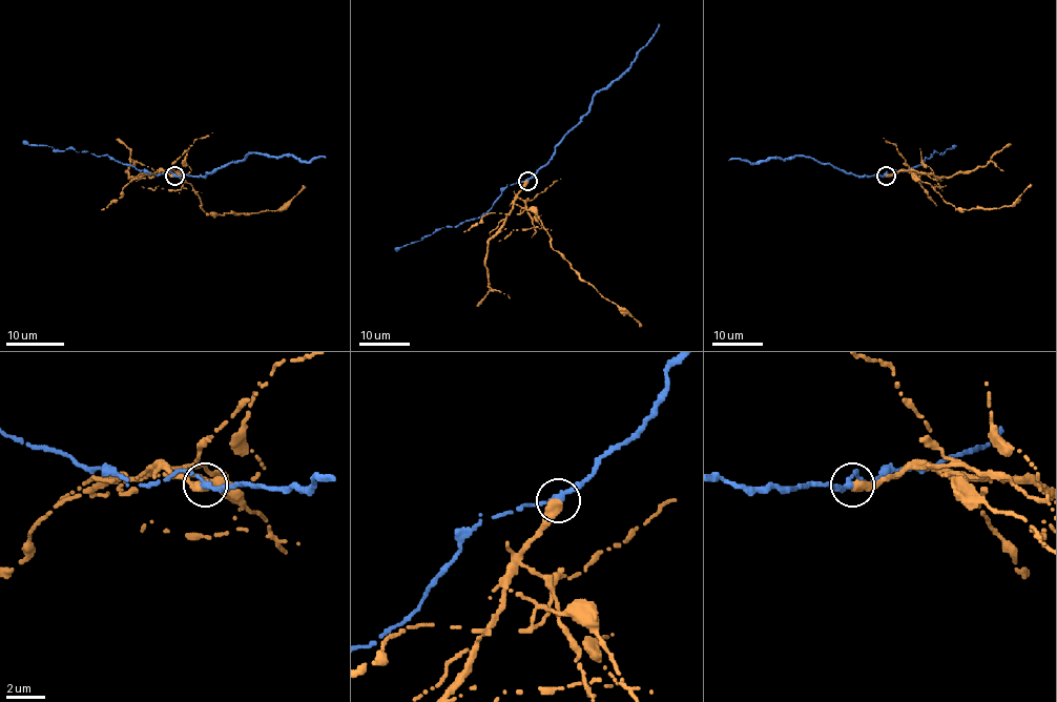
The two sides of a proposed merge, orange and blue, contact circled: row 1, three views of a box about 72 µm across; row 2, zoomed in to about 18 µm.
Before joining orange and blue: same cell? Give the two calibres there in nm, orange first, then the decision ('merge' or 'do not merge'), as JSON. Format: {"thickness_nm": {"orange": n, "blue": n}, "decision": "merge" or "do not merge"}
{"thickness_nm": {"orange": 500, "blue": 280}, "decision": "do not merge"}

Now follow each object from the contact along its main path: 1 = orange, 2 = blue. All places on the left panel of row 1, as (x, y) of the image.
1: (174, 176), (163, 169), (172, 169), (190, 184), (201, 207), (209, 214), (280, 210), (303, 185)
2: (174, 176), (206, 176), (253, 152), (275, 157), (292, 156), (302, 161), (324, 158)

